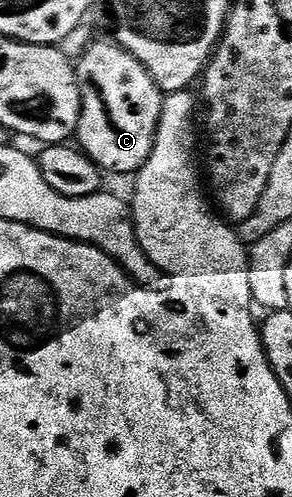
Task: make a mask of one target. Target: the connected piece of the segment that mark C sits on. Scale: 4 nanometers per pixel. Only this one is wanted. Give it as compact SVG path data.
M114 40L98 41L88 46L75 65L75 77L79 80L81 98L77 145L100 170L135 175L147 162L155 146L155 132L159 126L165 94L135 56L125 52Z

